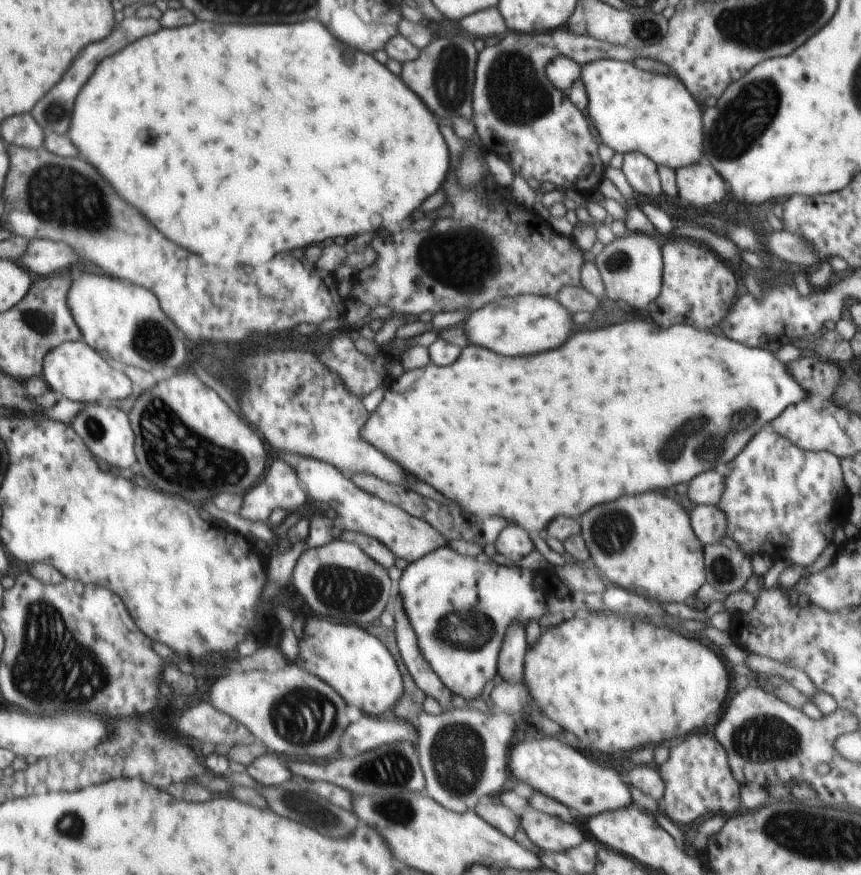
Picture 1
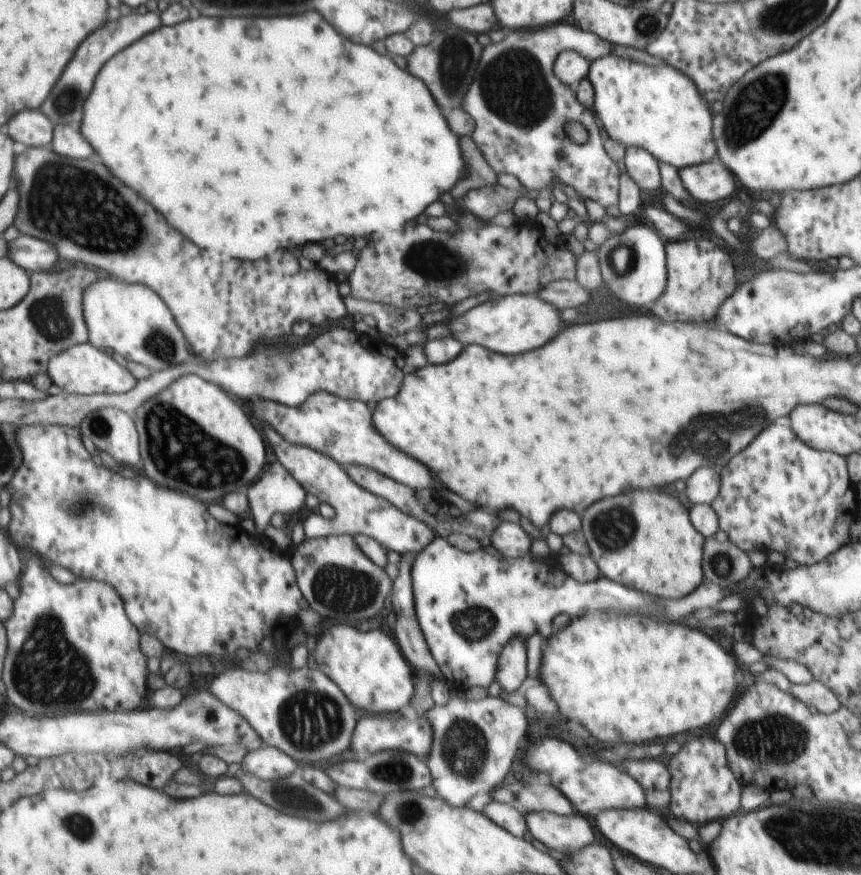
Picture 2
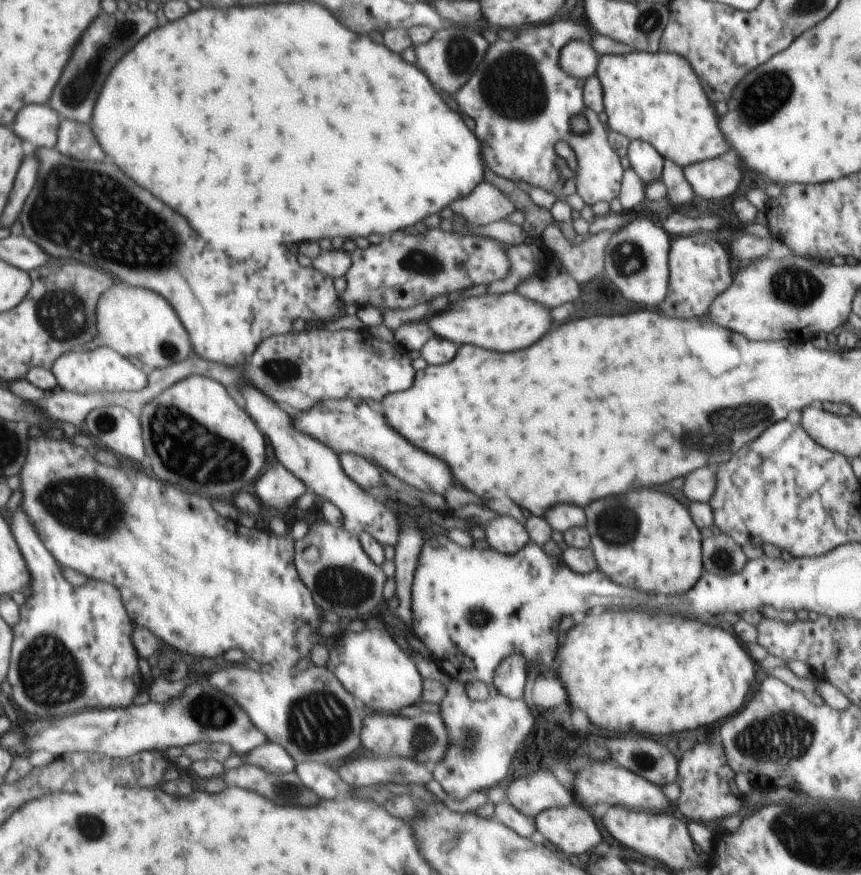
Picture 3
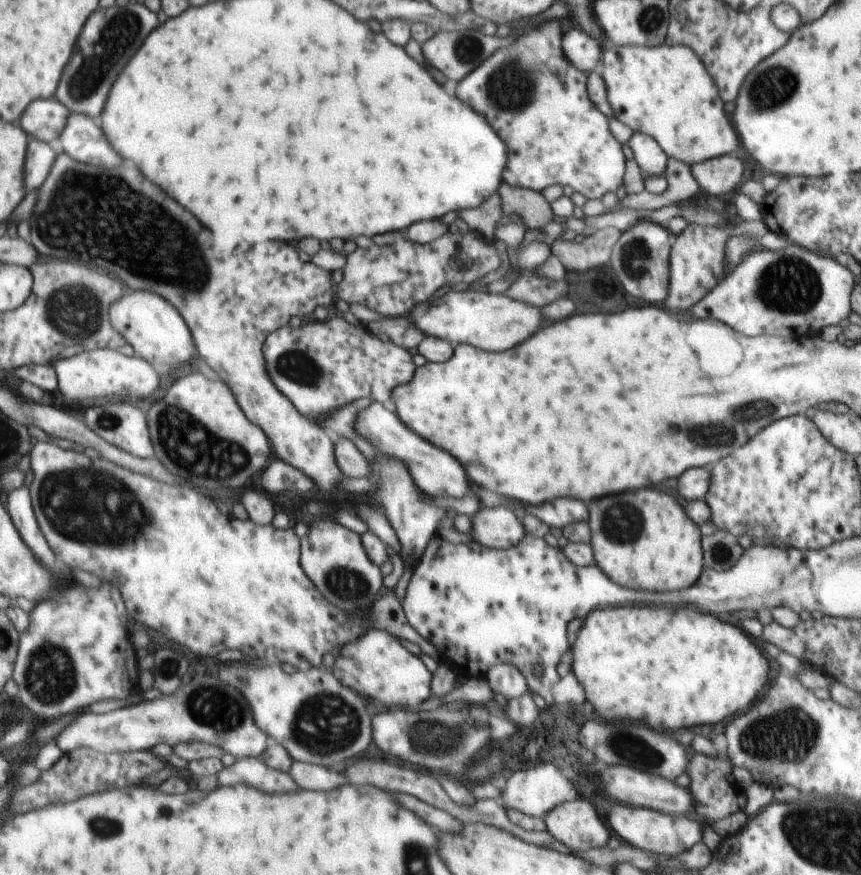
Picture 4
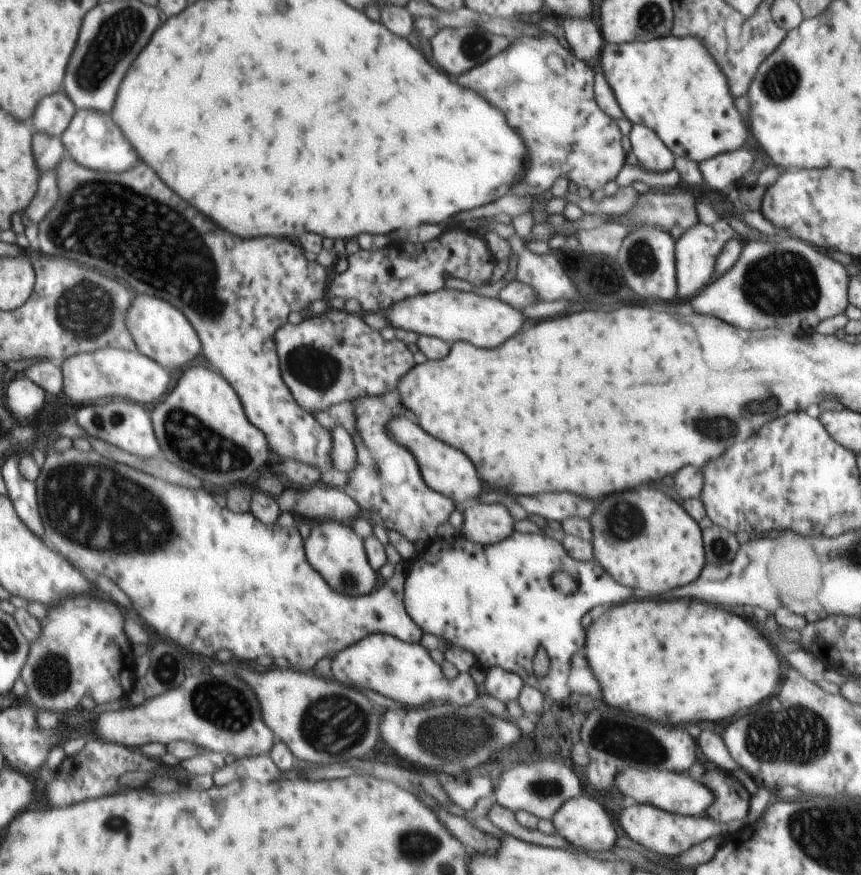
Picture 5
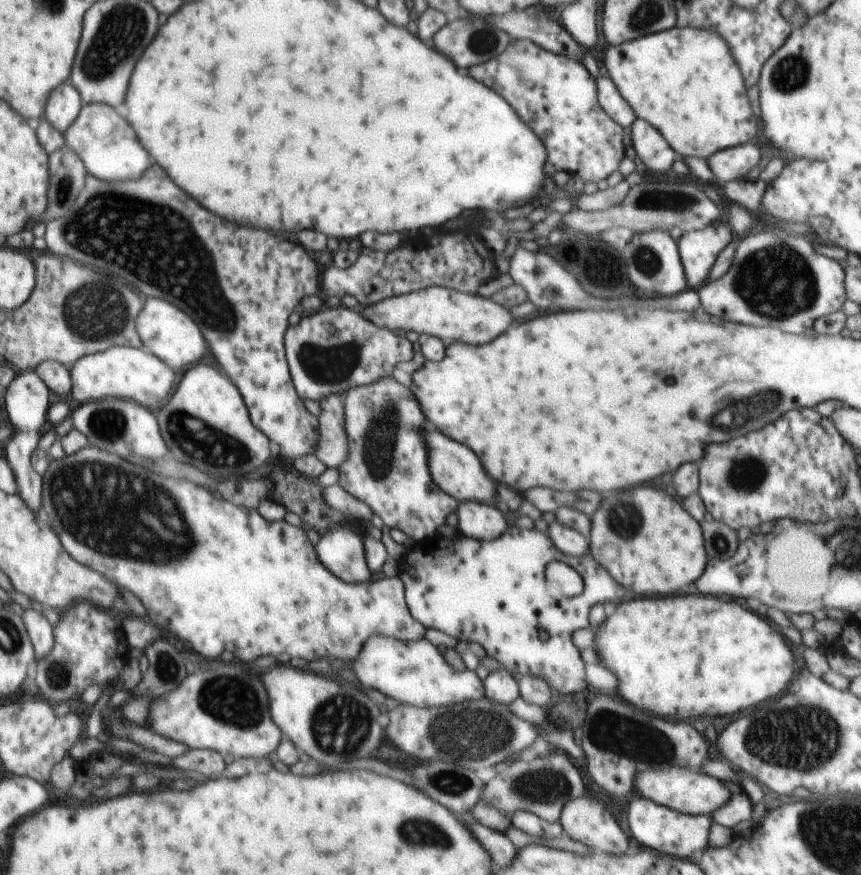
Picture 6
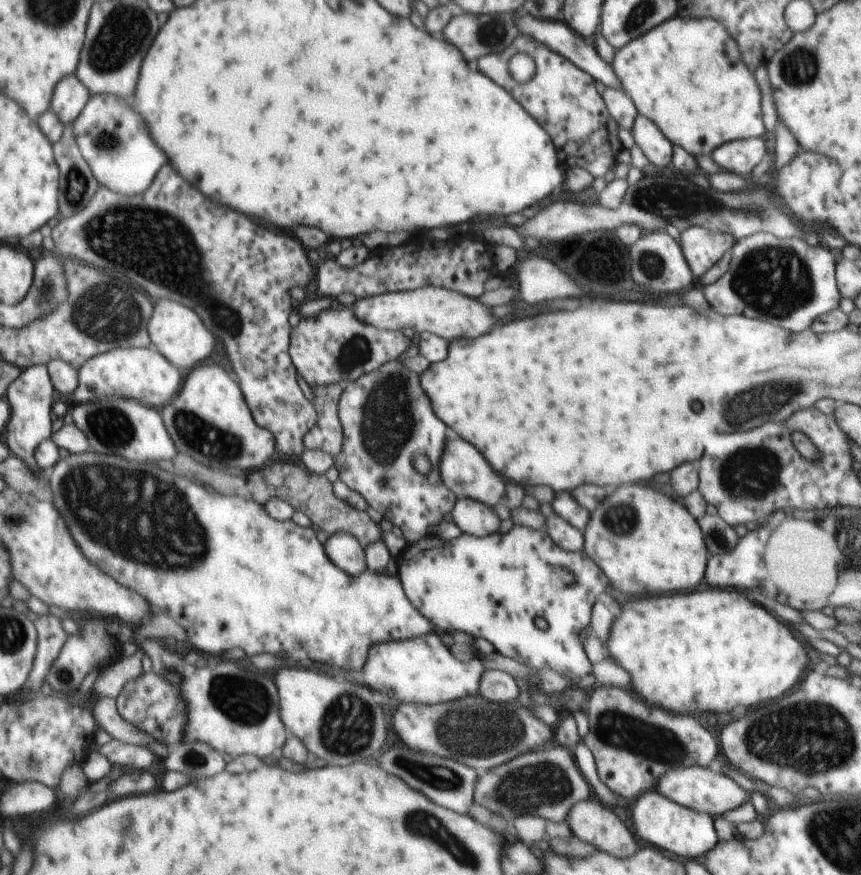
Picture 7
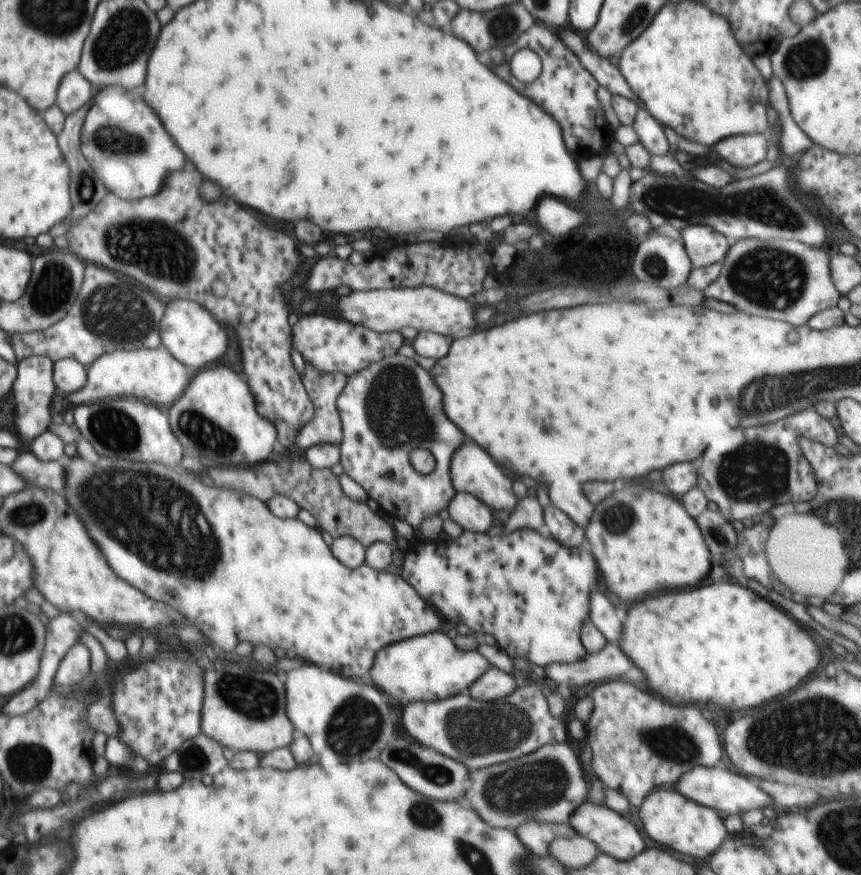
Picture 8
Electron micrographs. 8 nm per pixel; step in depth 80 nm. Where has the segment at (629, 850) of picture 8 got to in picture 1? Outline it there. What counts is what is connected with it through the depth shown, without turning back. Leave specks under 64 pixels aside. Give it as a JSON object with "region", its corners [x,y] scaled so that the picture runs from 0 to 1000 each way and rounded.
{"region":[[[610,923],[604,927],[603,936],[613,958],[632,973],[655,974],[678,960],[676,950],[668,942],[656,941],[626,926]]]}

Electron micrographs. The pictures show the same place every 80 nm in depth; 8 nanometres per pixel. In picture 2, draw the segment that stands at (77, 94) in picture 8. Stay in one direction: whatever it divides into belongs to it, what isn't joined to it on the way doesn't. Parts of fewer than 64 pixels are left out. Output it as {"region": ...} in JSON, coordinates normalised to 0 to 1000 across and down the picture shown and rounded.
{"region":[[[45,125],[28,126],[28,130],[9,139],[9,153],[16,162],[24,162],[27,169],[57,168],[64,144]]]}

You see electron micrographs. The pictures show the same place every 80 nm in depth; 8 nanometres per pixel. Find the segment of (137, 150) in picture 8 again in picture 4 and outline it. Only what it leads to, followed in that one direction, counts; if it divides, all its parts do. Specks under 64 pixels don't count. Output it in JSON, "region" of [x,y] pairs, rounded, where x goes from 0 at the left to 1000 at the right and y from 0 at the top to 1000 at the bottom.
{"region":[[[81,130],[65,166],[70,174],[98,187],[130,192],[142,185],[137,175],[128,171],[114,139],[98,131]]]}

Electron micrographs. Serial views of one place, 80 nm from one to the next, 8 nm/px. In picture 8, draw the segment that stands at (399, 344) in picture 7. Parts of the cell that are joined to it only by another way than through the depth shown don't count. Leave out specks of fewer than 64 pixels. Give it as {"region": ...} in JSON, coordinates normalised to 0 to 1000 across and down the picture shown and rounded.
{"region":[[[364,357],[347,363],[346,370],[339,373],[339,398],[346,400],[355,417],[369,426],[397,426],[402,431],[417,426],[432,415],[459,406],[468,394],[469,385],[463,378],[440,381],[427,374],[404,368],[387,357]]]}

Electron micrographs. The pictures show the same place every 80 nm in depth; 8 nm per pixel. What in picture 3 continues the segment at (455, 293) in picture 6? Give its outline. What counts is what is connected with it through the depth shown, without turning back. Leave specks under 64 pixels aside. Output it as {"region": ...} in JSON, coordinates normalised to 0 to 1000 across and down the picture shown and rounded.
{"region":[[[598,331],[573,338],[559,337],[534,343],[523,343],[524,351],[511,355],[508,361],[495,361],[496,369],[509,385],[513,385],[531,394],[549,393],[564,400],[576,402],[595,402],[609,400],[623,393],[641,373],[641,361],[634,349],[609,341]]]}

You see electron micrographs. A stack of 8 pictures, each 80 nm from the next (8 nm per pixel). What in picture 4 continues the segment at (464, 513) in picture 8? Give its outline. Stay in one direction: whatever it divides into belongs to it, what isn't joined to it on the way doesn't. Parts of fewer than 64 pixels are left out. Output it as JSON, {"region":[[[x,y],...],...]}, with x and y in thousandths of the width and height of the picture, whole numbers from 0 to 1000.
{"region":[[[585,579],[556,583],[548,597],[553,619],[562,624],[592,626],[611,613],[606,597]]]}

